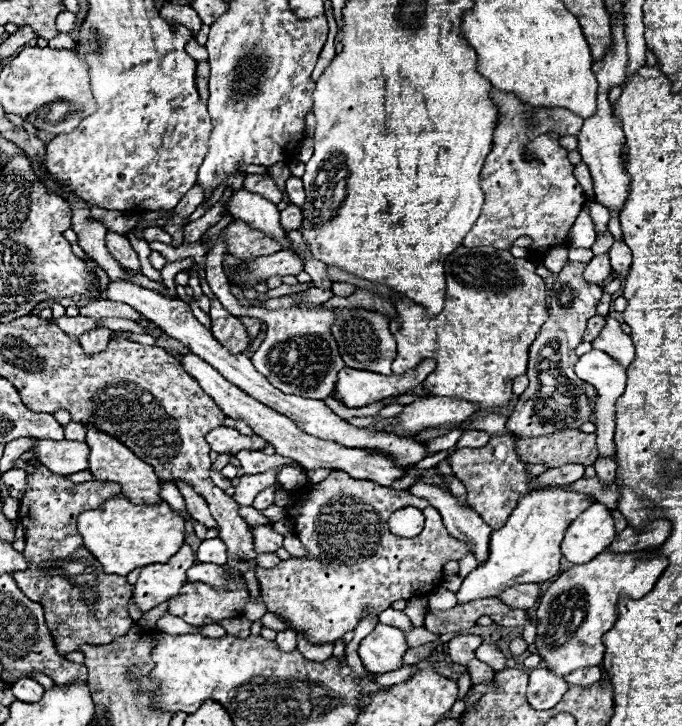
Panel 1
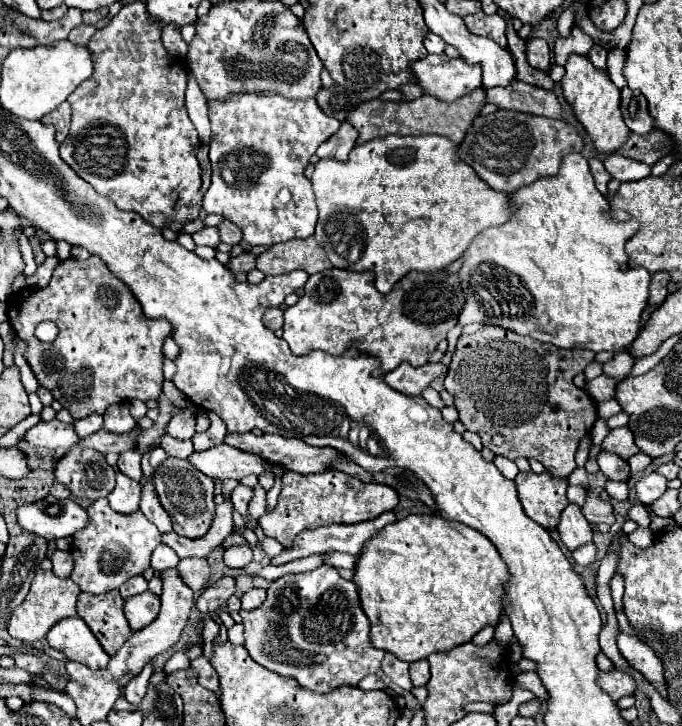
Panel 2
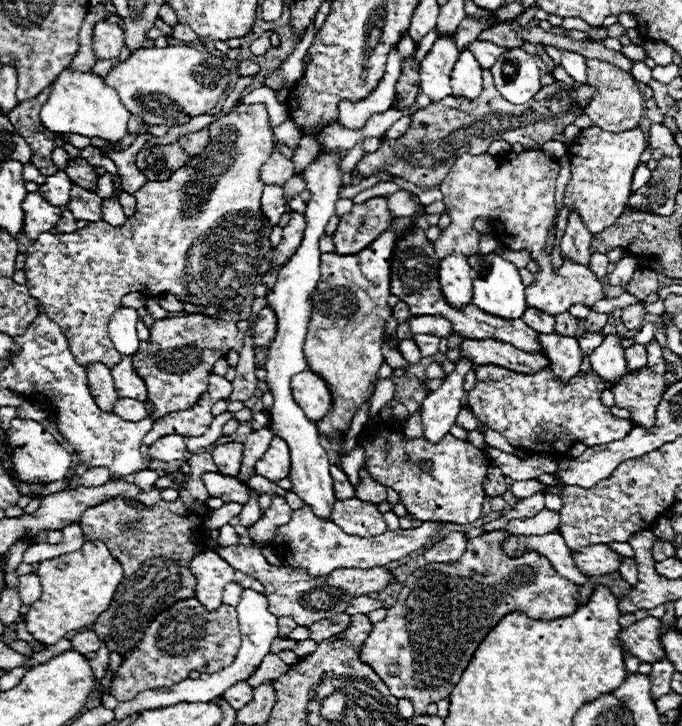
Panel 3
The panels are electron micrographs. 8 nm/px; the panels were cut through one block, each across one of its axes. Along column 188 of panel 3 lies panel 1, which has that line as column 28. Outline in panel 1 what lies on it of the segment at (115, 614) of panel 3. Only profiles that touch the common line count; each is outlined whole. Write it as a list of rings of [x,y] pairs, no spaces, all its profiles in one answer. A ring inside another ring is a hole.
[[[28,458],[26,464],[36,466],[36,470],[26,478],[26,494],[20,500],[18,520],[26,528],[24,556],[30,568],[24,574],[14,574],[14,580],[30,600],[44,606],[46,624],[62,656],[66,652],[76,652],[82,644],[108,644],[132,626],[132,618],[126,610],[132,586],[126,578],[104,572],[102,564],[84,546],[76,524],[82,512],[100,508],[106,500],[120,494],[120,486],[102,480],[74,484],[60,474],[52,474],[38,458]],[[56,564],[68,566],[58,568]]]

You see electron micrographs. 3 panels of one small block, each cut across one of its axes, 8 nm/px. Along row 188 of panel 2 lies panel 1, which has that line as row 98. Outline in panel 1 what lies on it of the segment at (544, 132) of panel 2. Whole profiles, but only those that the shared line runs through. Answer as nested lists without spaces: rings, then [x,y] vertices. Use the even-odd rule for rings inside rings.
[[[494,88],[492,92],[494,102],[500,108],[500,122],[496,126],[494,132],[494,146],[492,152],[488,154],[484,168],[482,168],[482,176],[480,176],[480,186],[484,192],[484,206],[482,206],[482,214],[478,216],[476,224],[472,226],[472,230],[466,234],[464,238],[464,246],[474,248],[474,246],[492,246],[492,248],[500,248],[500,250],[508,250],[512,246],[512,242],[518,236],[530,236],[534,242],[528,246],[528,258],[536,264],[540,264],[540,260],[554,248],[562,248],[566,244],[562,244],[564,240],[568,240],[570,228],[574,226],[582,204],[586,200],[586,194],[580,186],[580,182],[574,178],[574,164],[568,158],[568,152],[564,148],[560,148],[558,138],[554,132],[550,134],[542,134],[536,138],[530,138],[530,128],[528,128],[528,116],[526,110],[530,108],[528,104],[524,104],[522,100],[518,100],[518,96],[514,94],[506,94]]]

